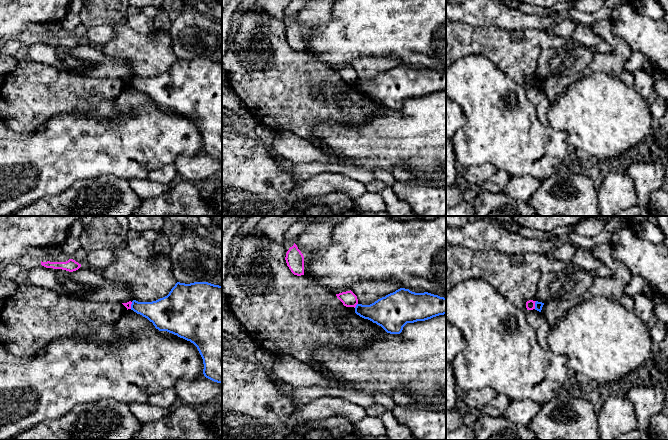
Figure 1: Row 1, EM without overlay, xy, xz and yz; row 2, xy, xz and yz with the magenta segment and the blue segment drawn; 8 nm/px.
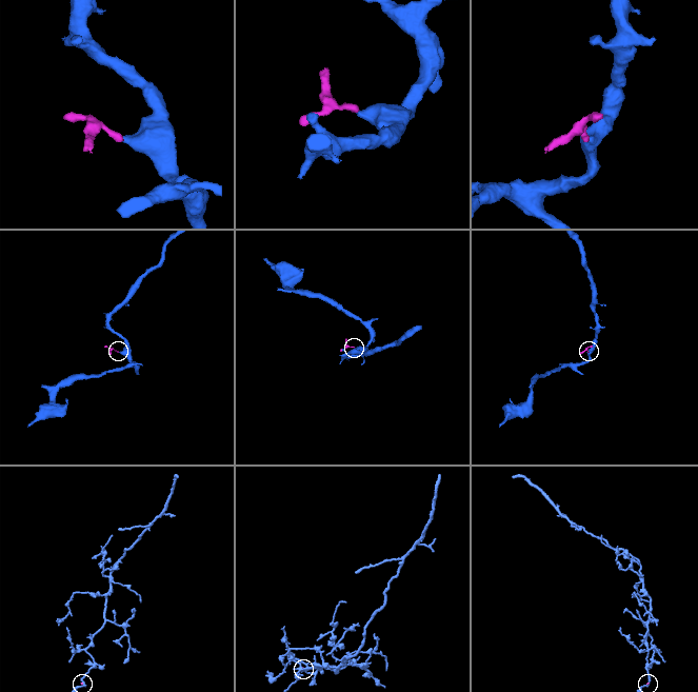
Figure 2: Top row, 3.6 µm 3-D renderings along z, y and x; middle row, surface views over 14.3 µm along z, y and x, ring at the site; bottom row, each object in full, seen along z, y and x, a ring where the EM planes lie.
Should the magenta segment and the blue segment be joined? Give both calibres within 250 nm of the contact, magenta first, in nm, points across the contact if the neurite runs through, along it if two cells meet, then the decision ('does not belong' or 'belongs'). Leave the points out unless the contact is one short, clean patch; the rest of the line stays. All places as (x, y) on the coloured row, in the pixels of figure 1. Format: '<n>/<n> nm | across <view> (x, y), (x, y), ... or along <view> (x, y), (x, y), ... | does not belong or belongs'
80/60 nm | along yz (536, 301), (534, 308) | does not belong

